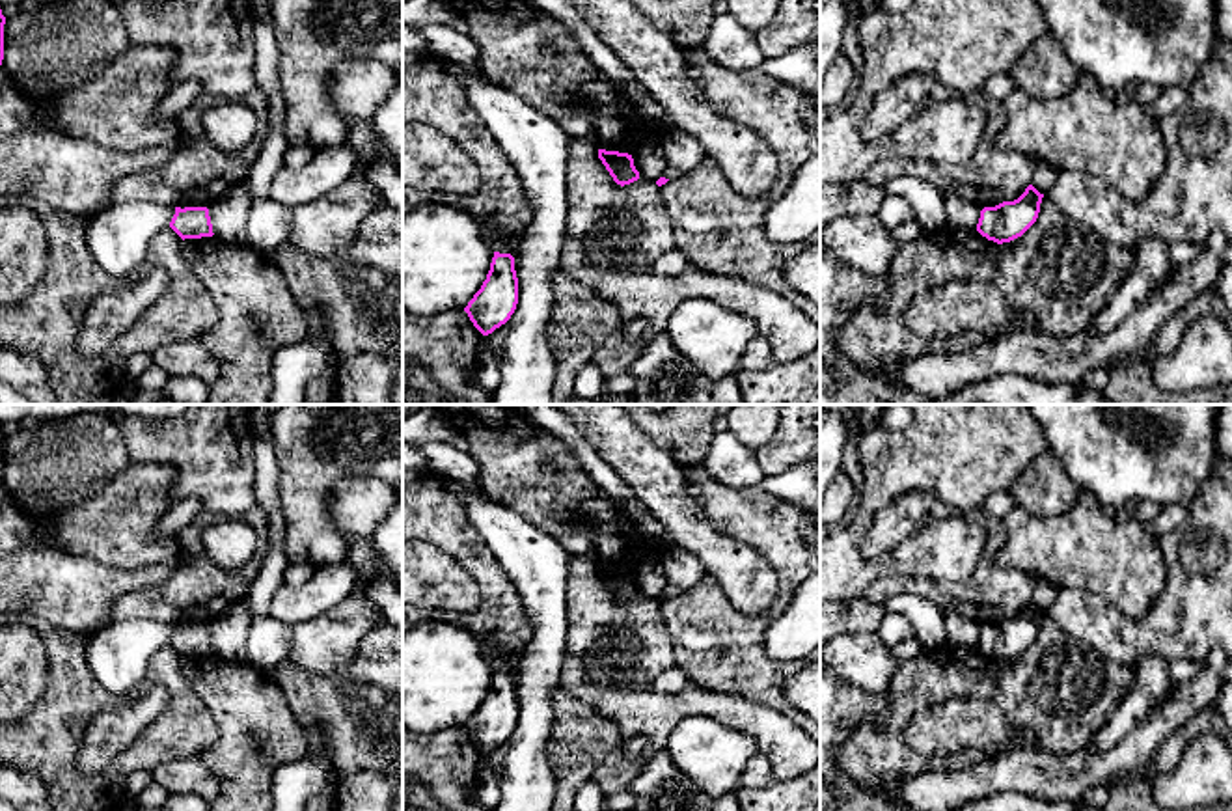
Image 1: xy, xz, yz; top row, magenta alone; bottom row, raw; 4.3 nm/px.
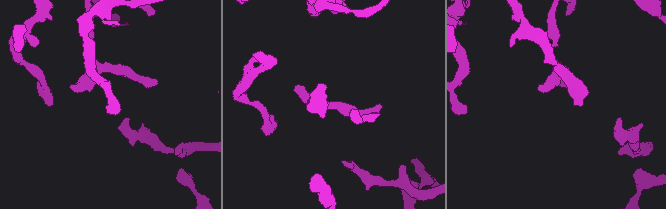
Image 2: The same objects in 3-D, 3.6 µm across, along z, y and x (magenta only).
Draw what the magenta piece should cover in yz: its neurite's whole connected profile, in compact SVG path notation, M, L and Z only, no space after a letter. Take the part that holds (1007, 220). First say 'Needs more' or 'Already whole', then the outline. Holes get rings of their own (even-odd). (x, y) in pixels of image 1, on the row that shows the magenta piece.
Already whole. M1029 185L1018 199L984 207L977 231L997 244L1021 237L1036 222L1042 198L1044 194Z

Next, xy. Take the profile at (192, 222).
Already whole. M175 207L170 227L185 239L212 237L212 224L207 207Z

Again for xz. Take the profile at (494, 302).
Already whole. M494 252L490 270L481 289L468 302L464 311L473 326L488 336L505 324L518 304L518 278L514 257L511 254Z

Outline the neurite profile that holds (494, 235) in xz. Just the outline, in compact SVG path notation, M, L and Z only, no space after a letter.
M477 220L486 241L494 244L503 244L513 257L520 254L524 231L503 231L496 224L488 224L485 220Z

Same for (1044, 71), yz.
M1049 32L1033 41L1008 71L1016 89L1040 101L1070 93L1079 75Z

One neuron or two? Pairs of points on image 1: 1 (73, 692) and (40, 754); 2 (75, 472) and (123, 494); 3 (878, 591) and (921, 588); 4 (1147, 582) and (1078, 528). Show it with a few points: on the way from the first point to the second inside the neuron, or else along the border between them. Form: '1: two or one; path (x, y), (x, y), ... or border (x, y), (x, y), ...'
1: one; path (66, 707), (47, 739)
2: two; border (129, 463), (99, 491), (68, 509)
3: one; path (889, 586), (910, 586)
4: one; path (1130, 573), (1095, 545)

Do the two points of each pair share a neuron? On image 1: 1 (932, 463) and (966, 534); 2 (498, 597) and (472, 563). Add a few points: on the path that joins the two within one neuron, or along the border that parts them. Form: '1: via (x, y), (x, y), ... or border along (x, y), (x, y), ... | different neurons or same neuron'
1: via (876, 498), (854, 554), (910, 558) | same neuron
2: via (496, 590), (479, 571) | same neuron

